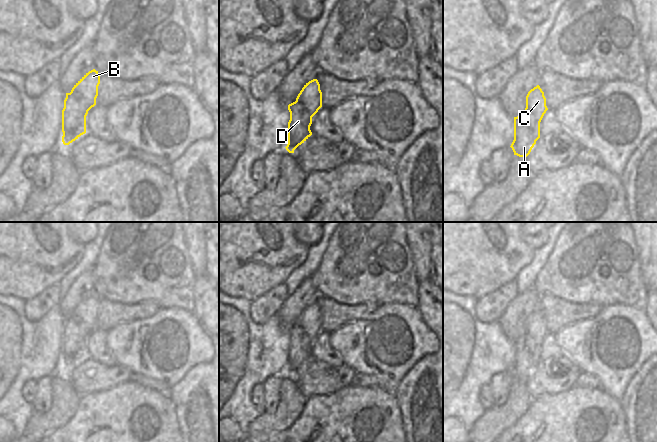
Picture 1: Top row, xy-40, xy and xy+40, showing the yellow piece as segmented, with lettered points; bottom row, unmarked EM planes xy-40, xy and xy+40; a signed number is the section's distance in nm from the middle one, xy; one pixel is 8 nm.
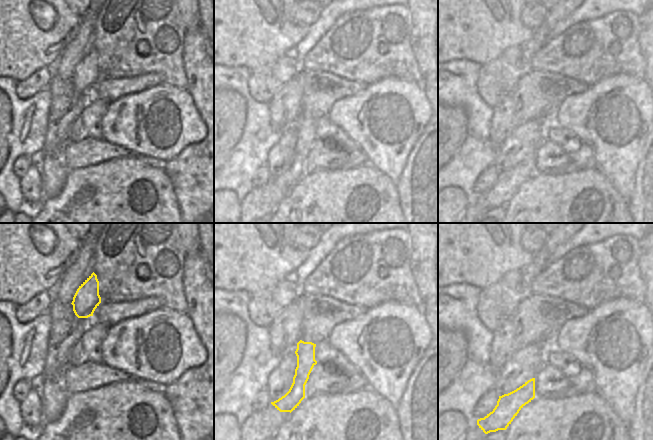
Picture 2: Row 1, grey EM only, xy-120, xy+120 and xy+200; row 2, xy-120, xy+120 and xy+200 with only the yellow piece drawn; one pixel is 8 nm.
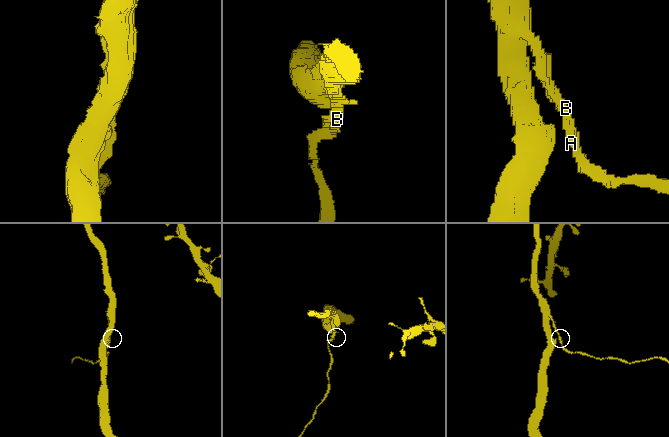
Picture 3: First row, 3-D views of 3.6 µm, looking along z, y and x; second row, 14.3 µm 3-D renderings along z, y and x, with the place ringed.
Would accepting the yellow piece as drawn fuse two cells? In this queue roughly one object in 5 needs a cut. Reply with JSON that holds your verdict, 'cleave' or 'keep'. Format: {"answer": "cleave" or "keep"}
{"answer": "keep"}

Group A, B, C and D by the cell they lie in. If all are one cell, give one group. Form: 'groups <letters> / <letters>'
groups A B C D

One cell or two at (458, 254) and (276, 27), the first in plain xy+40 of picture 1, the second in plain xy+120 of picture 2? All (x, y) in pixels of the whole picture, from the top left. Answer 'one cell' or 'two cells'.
one cell

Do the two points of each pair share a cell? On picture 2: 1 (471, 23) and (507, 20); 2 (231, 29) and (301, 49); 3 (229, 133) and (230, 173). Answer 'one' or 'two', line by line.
1: one
2: two
3: two

